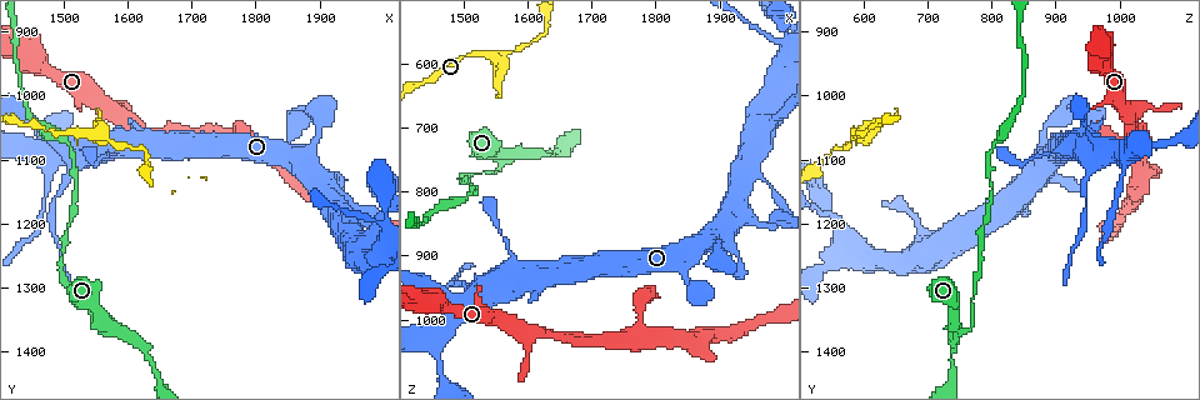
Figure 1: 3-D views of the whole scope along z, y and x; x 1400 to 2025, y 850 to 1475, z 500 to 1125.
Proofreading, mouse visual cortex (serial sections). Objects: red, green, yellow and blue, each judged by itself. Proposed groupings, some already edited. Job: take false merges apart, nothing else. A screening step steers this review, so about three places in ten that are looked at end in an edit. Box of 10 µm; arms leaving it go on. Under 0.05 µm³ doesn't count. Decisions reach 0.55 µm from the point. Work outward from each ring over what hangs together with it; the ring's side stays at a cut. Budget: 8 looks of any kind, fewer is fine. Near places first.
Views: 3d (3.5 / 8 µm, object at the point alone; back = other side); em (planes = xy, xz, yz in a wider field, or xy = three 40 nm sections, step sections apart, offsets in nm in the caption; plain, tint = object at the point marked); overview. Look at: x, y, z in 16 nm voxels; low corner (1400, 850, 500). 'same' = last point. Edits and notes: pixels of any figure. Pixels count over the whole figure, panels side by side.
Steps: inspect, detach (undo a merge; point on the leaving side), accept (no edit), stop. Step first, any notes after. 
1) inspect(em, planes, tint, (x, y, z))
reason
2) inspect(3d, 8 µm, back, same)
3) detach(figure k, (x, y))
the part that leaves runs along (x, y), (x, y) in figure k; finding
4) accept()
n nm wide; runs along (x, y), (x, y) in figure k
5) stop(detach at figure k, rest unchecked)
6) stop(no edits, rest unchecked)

inspect(3d, 3.5 µm, back, (1500, 1135, 950))
sudden change in width

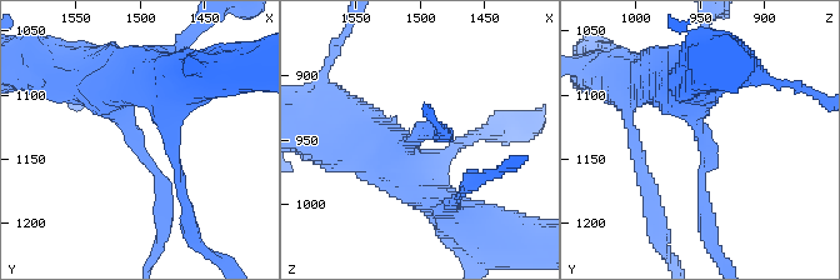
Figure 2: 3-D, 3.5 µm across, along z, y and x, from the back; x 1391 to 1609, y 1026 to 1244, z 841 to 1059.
detach(figure 2, (701, 193))
the part that leaves runs along (704, 156), (708, 245), (720, 260) in figure 2; a second cell is stuck on

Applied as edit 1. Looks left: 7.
inspect(3d, 3.5 µm, (1555, 1060, 590))
branch point

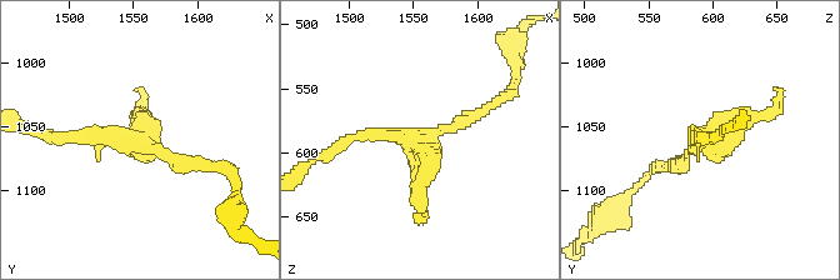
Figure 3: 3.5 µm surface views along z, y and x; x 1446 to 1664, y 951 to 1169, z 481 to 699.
inspect(em, xy, step 3, tint, (1558, 1060, 590))

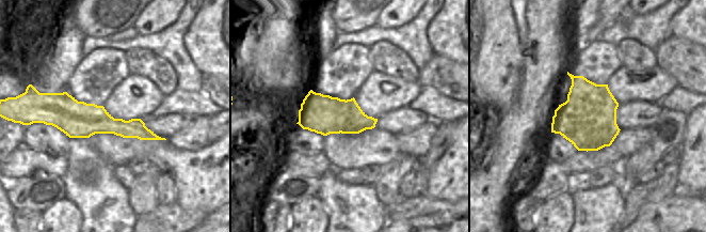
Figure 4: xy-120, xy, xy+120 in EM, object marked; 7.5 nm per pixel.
detach(figure 3, (421, 180))
the part that leaves runs along (426, 154), (423, 218), (415, 215) in figure 3; a second cell is stuck on

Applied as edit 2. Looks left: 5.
inspect(overview)

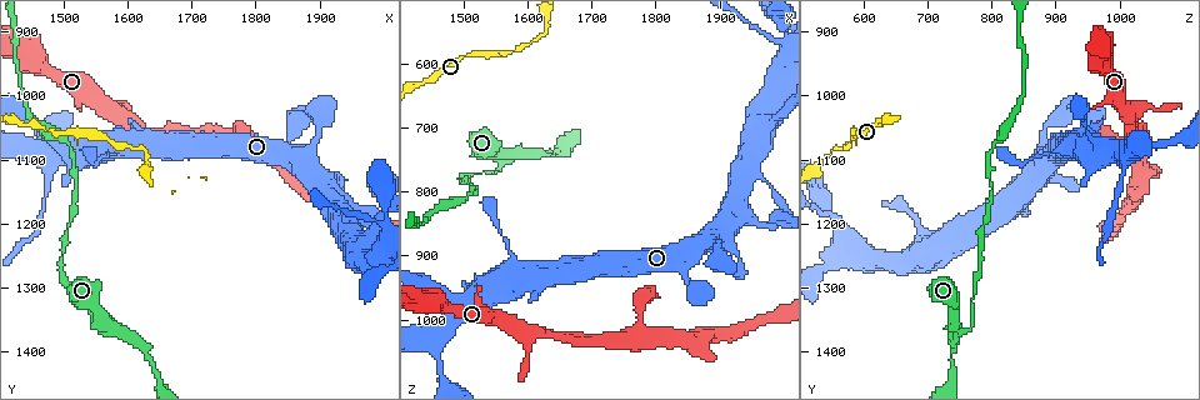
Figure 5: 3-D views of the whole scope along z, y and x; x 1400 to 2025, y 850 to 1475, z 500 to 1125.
inspect(3d, 3.5 µm, (1980, 1195, 560))
sudden change in width

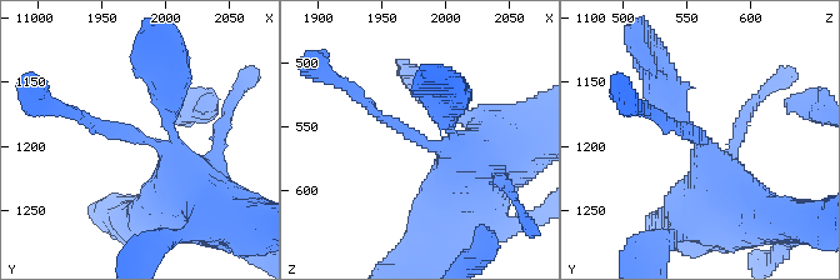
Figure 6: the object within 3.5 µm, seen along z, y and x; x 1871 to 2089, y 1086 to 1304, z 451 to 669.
inspect(em, xy, step 2, tint, (1978, 1192, 562))

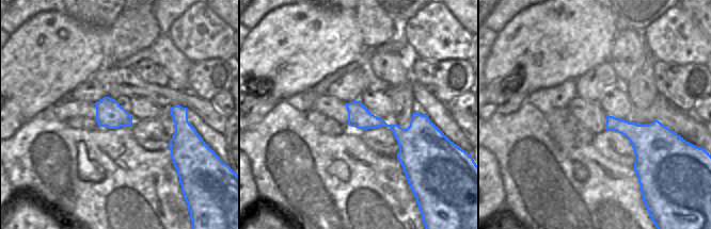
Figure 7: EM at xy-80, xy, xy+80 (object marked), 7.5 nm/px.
inspect(em, xy, step 3, tint, same)
cut it another way

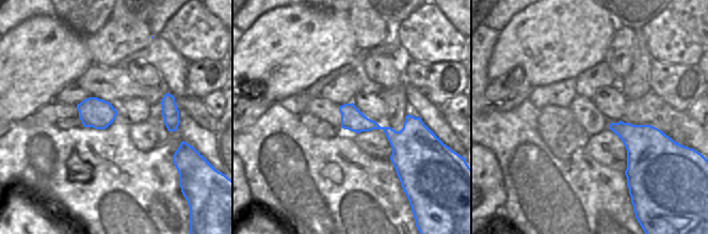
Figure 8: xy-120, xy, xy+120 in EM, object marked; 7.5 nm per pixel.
accept()
arms of 150, 300, 600 nm; runs along (341, 108), (391, 135), (422, 127) in figure 8; one cell here

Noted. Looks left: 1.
stop(detach at figure 2, detach at figure 3, rest unchecked)

